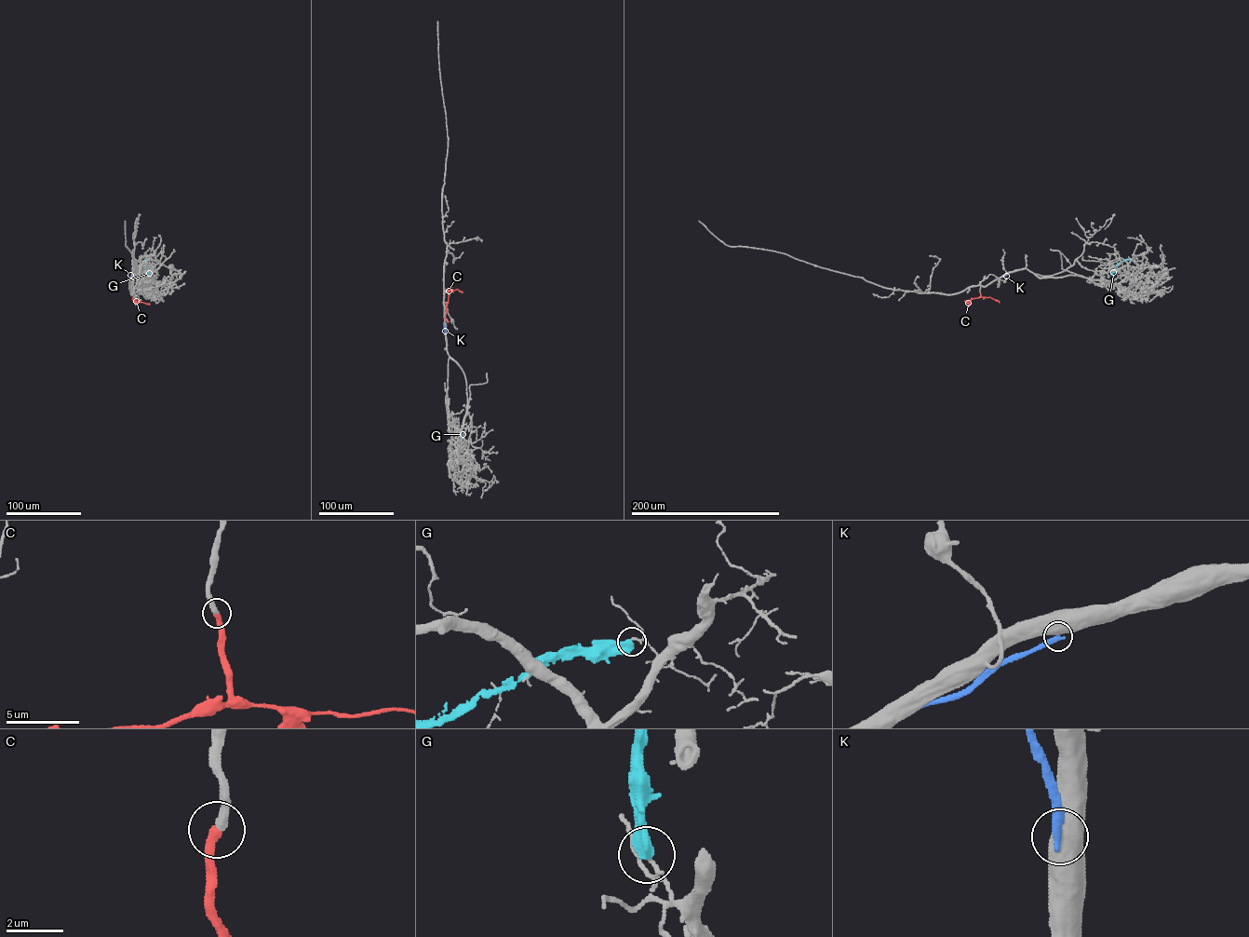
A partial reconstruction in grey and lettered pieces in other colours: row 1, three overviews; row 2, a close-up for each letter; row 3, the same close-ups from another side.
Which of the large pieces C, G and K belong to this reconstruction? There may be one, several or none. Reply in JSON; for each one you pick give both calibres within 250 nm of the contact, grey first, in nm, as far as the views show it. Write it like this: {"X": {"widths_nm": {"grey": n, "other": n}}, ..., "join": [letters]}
{"C": {"widths_nm": {"grey": 360, "other": 360}}, "join": ["C"]}

